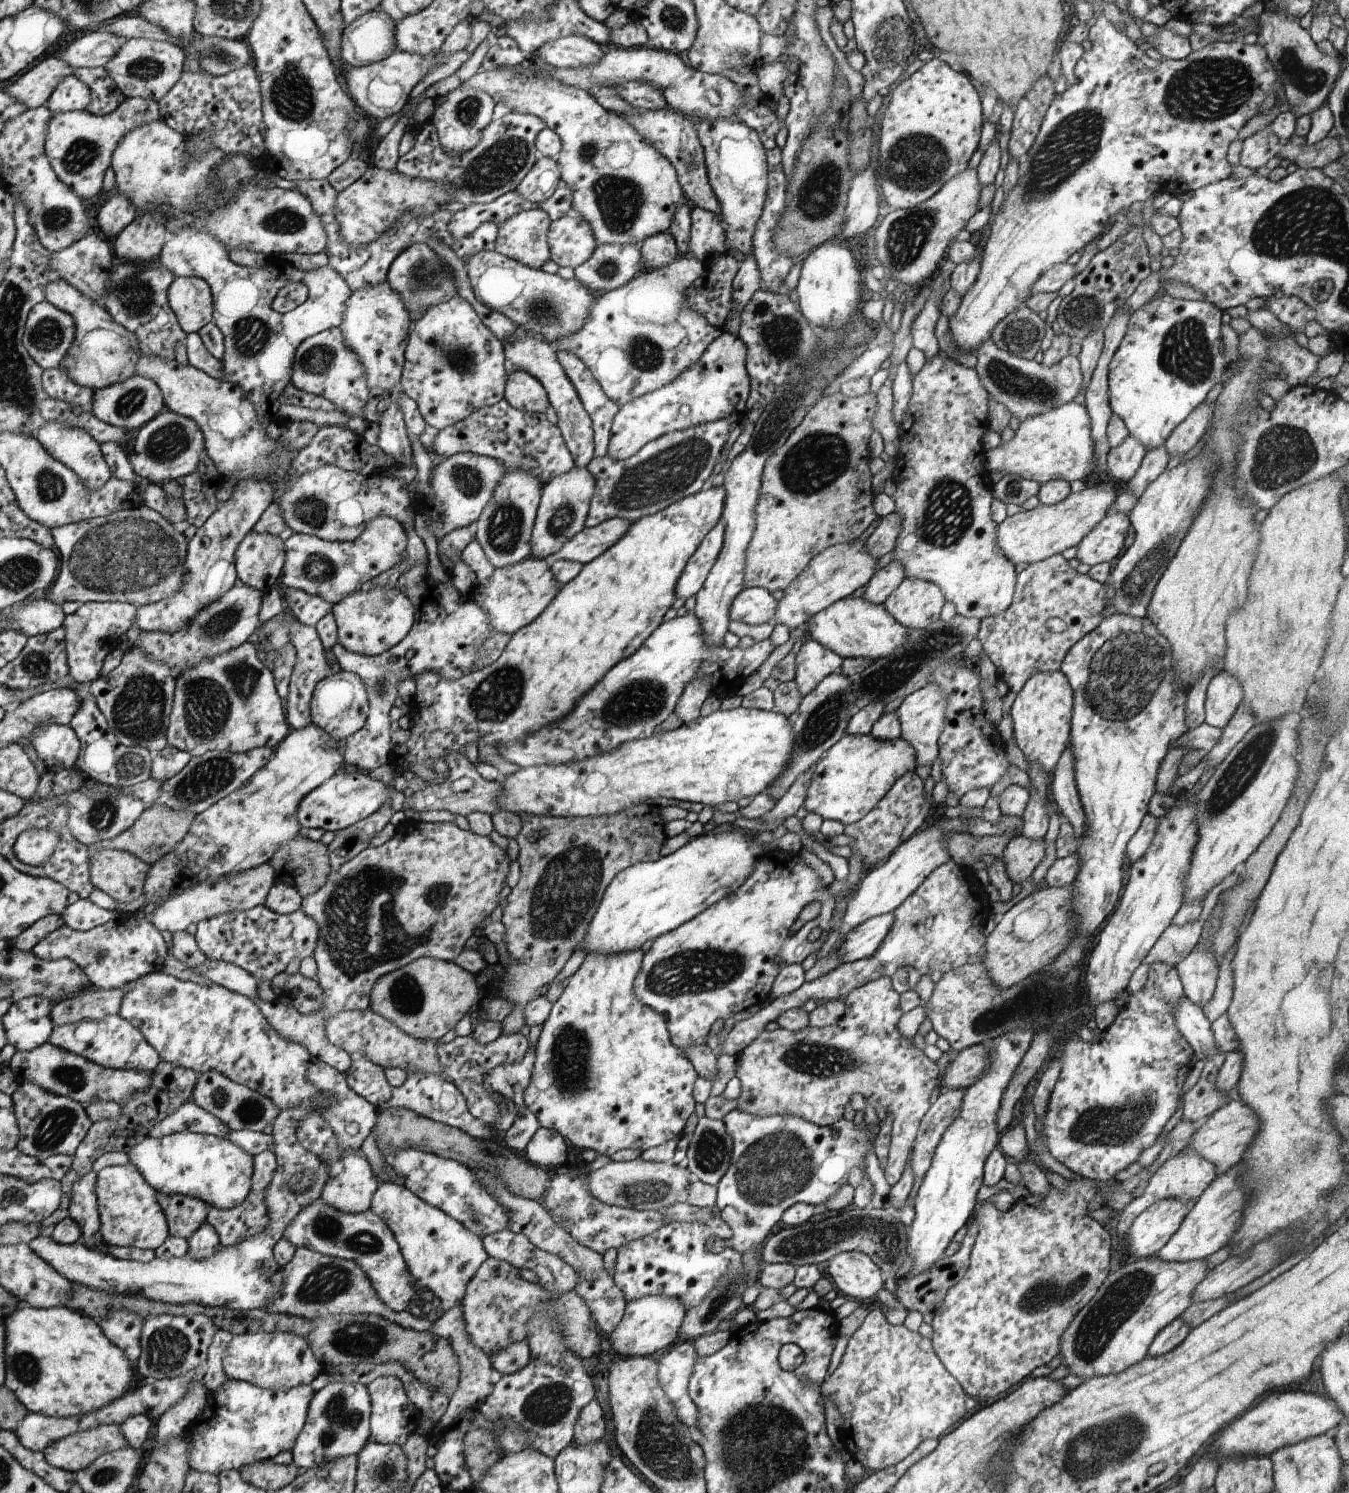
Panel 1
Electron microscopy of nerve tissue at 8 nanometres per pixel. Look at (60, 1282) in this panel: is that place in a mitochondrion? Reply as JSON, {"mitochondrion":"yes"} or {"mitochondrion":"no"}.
{"mitochondrion":"no"}

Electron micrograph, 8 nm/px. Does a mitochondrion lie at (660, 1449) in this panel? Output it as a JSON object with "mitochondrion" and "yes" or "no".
{"mitochondrion":"yes"}

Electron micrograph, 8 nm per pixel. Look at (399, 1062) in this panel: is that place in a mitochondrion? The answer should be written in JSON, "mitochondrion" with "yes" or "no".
{"mitochondrion":"no"}

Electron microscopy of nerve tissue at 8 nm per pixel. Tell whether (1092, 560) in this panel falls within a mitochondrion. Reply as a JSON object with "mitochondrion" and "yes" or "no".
{"mitochondrion":"no"}

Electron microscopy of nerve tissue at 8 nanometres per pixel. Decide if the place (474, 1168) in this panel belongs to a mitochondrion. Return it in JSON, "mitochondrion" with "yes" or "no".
{"mitochondrion":"no"}

